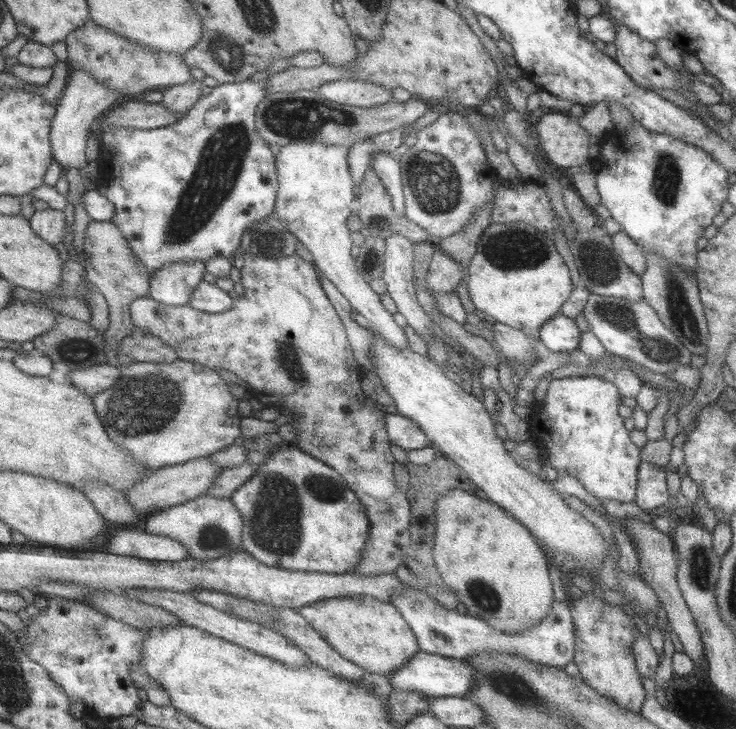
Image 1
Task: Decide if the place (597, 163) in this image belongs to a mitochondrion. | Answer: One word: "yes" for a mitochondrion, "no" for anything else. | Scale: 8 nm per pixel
no

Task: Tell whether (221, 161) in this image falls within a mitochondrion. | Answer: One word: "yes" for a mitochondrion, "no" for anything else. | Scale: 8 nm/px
yes

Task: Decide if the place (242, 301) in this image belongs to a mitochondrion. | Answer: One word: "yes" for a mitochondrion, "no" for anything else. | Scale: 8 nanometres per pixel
no

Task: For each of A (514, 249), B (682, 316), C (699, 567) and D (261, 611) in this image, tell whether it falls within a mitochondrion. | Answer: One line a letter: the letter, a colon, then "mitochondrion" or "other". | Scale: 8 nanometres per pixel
A: mitochondrion
B: mitochondrion
C: mitochondrion
D: other

